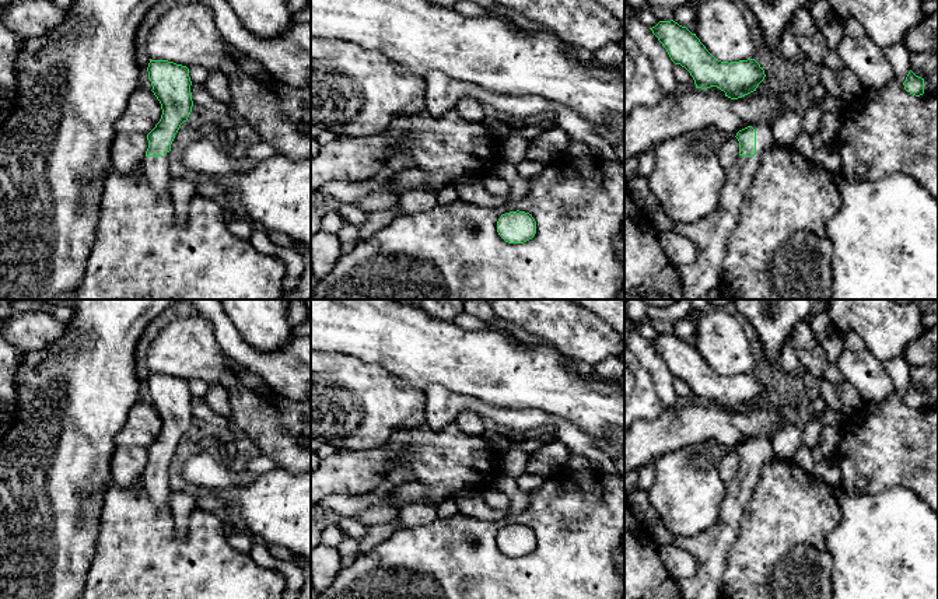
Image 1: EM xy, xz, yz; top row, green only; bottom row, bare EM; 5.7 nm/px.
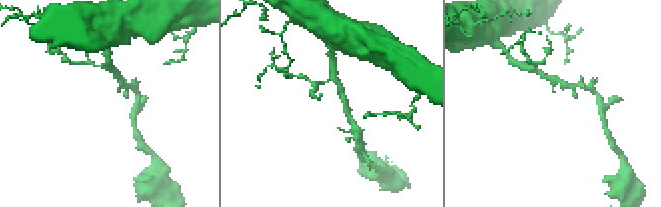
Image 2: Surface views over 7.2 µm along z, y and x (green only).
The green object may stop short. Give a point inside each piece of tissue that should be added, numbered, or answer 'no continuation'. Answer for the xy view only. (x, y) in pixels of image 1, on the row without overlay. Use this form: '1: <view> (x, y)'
1: xy (156, 483)

